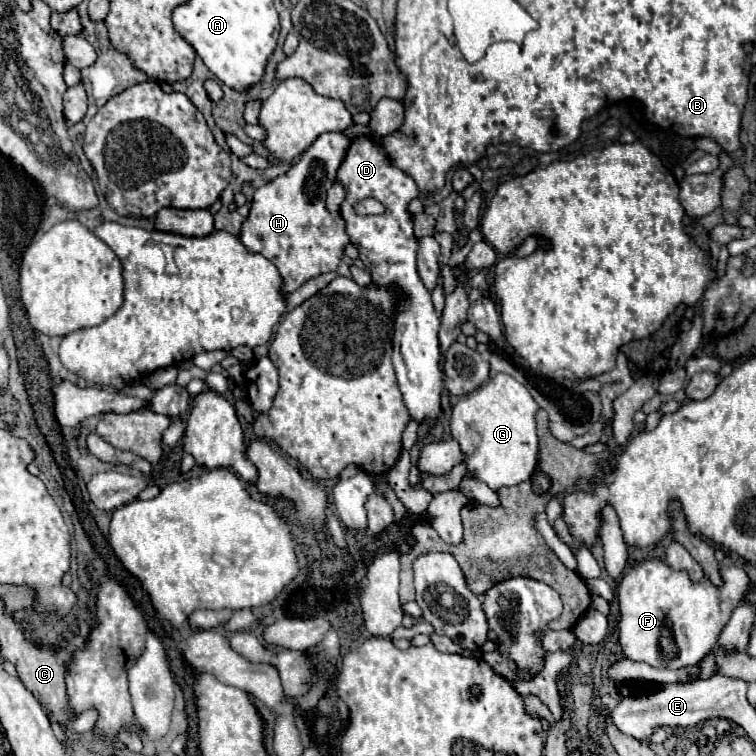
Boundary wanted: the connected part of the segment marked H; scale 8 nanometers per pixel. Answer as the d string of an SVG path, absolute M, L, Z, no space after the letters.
M341 133L319 135L317 141L313 141L313 145L299 157L299 161L293 163L293 167L285 175L281 175L281 179L273 179L271 183L259 187L253 195L249 215L241 225L239 239L249 253L261 253L279 269L279 275L283 277L281 285L283 295L291 295L303 283L307 283L317 275L335 271L343 259L343 249L349 243L349 235L345 233L345 221L341 213L331 213L327 209L325 199L327 199L327 189L331 187L349 145L351 141Z

